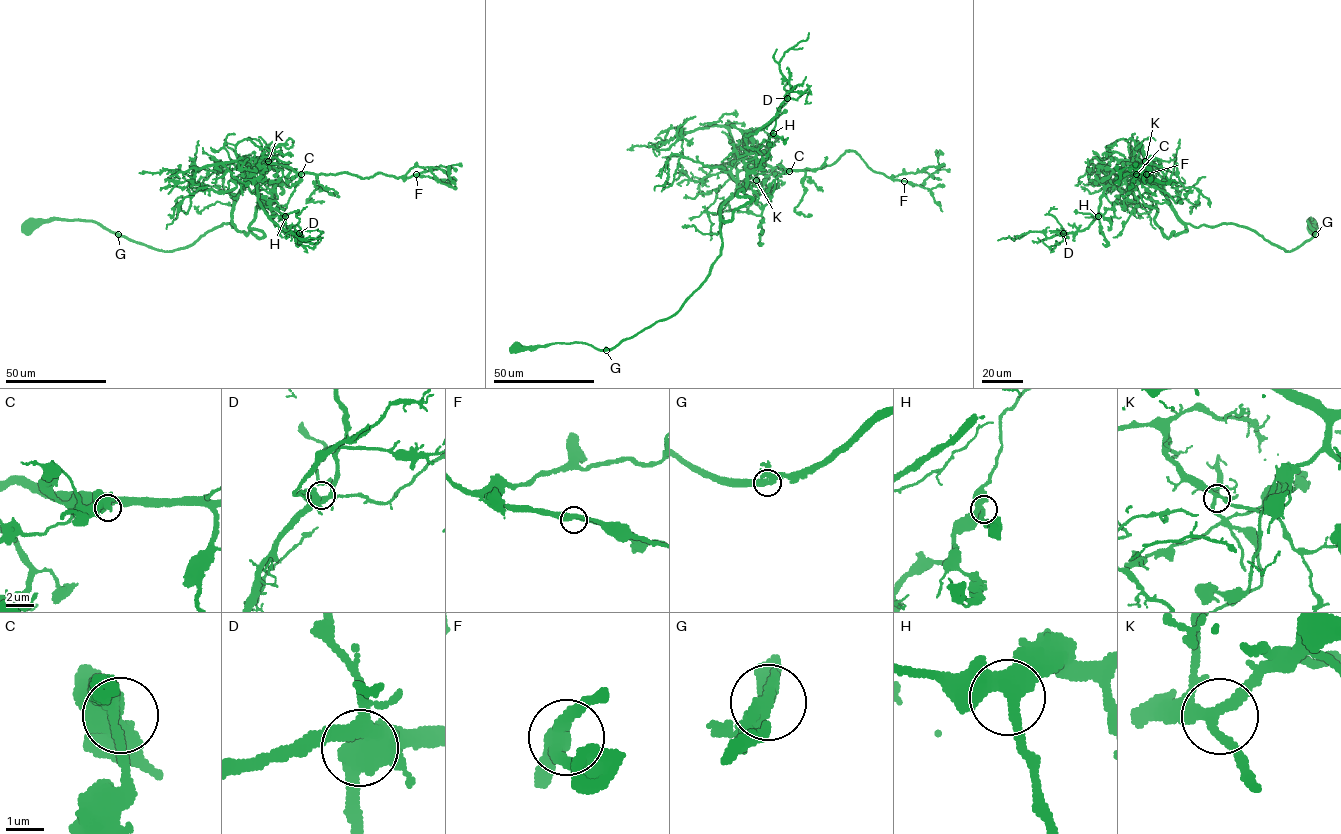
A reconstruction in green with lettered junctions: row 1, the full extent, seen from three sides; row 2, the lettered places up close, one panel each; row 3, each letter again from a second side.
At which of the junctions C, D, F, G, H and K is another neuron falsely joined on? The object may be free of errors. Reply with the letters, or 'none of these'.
none of these

